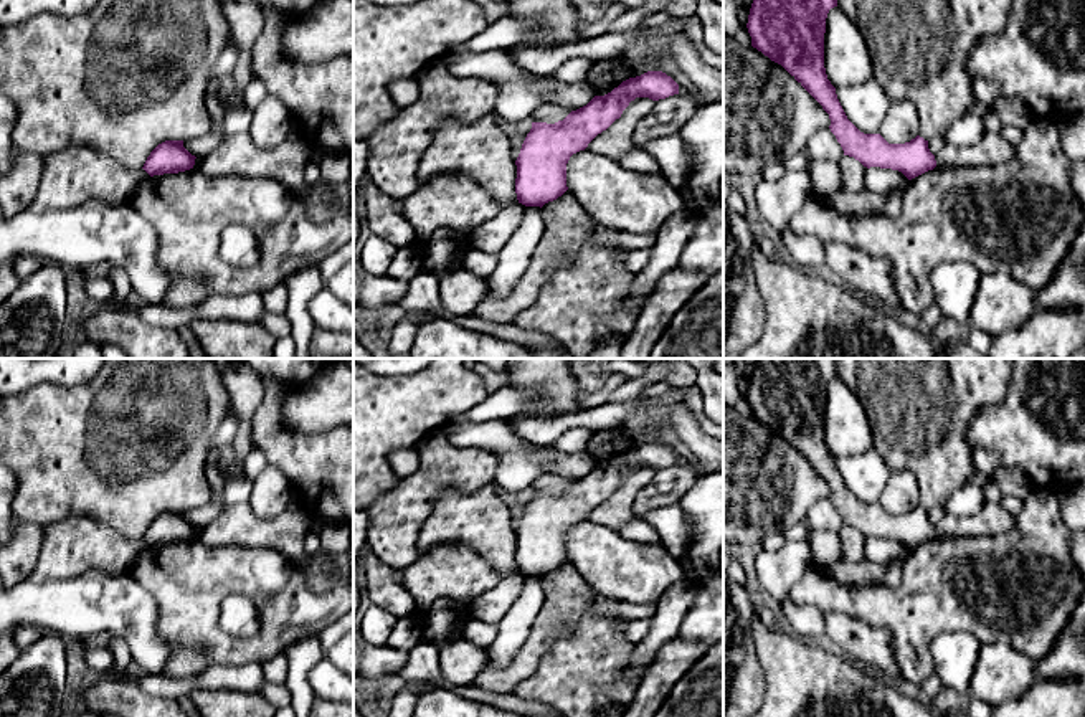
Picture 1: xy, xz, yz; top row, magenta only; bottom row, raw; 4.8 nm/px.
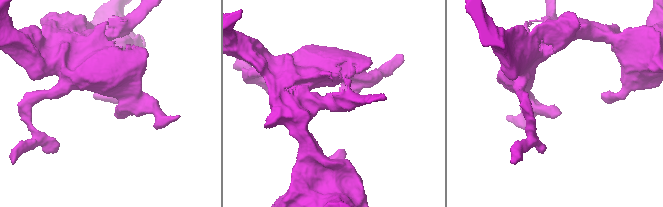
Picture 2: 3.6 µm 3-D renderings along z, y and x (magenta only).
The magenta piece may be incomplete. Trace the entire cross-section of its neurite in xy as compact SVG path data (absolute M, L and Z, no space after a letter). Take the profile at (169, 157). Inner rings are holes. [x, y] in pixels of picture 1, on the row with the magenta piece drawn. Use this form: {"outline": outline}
{"outline": "M165 140L150 152L142 169L150 177L178 173L193 169L195 159L197 157L183 147L183 140Z"}

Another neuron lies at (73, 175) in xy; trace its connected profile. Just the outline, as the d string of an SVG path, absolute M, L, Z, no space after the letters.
M68 147L43 157L40 185L28 210L71 208L92 198L124 203L147 178L142 167L127 169L89 147Z

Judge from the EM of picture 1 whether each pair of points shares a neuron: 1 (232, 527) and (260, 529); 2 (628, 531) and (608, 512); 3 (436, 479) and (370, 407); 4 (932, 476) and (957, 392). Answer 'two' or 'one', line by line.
1: one
2: two
3: two
4: one

